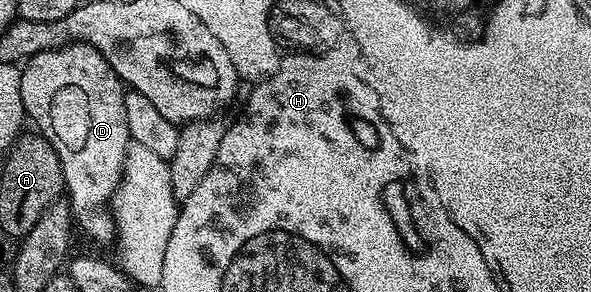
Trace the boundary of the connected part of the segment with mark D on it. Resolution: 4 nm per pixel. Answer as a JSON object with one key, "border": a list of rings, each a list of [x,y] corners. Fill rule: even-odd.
{"border":[[[69,43],[57,49],[47,49],[28,58],[20,75],[20,90],[24,112],[41,125],[43,136],[54,147],[62,163],[66,200],[72,207],[75,224],[88,237],[110,242],[117,236],[109,201],[114,196],[123,175],[124,156],[130,142],[126,127],[126,86],[120,76],[106,63],[93,45]]]}

